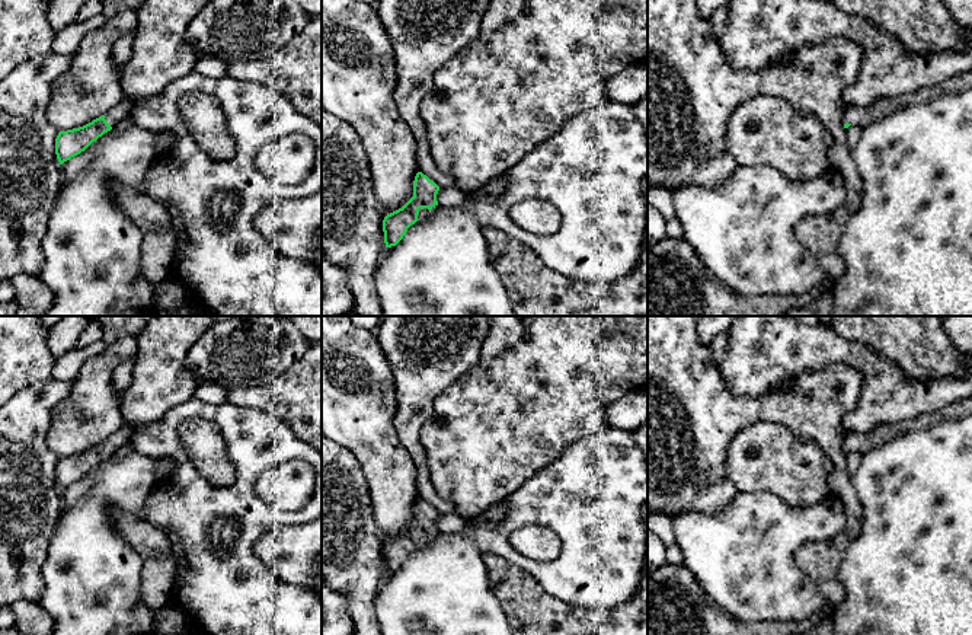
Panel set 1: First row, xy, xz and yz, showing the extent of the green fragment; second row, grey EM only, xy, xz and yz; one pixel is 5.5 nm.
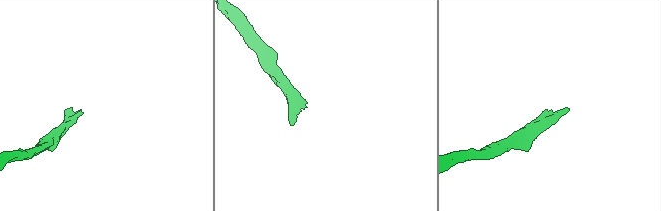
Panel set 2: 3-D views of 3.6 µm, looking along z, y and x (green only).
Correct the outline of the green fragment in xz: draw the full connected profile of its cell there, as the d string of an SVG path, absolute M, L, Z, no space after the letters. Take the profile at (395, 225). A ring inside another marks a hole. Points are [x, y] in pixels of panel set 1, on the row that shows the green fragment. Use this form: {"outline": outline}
{"outline": "M418 172L413 181L413 197L399 210L387 214L383 220L386 248L396 246L407 229L426 218L441 205L437 201L439 186L422 172Z"}

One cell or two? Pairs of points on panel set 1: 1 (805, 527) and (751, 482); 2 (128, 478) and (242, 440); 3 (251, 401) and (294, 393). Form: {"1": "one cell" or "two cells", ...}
{"1": "two cells", "2": "two cells", "3": "one cell"}

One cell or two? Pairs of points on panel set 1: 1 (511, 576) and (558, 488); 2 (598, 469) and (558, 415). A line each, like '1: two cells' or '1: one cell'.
1: two cells
2: two cells

